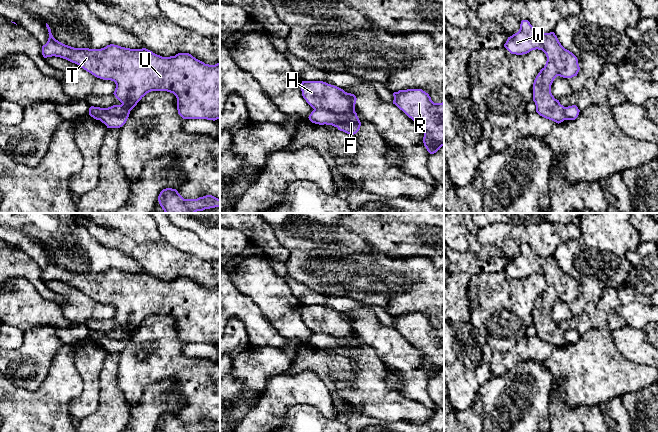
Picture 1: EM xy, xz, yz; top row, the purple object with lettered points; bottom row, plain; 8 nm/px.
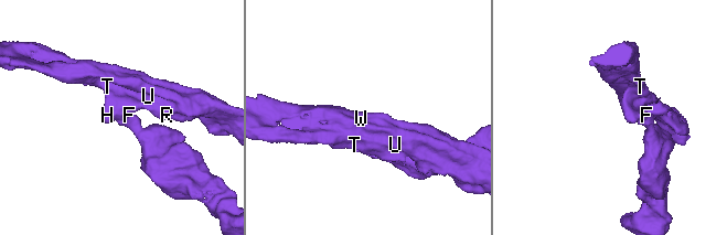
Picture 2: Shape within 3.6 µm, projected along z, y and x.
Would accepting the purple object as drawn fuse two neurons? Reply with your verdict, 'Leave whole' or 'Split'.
Split

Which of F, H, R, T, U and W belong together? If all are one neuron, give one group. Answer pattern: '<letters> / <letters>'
F / H R T U W

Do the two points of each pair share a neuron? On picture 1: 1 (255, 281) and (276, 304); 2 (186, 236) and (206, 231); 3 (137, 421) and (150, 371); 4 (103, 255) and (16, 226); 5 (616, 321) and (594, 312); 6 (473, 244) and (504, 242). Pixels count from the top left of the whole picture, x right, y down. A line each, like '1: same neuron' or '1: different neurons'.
1: same neuron
2: different neurons
3: different neurons
4: same neuron
5: same neuron
6: different neurons

